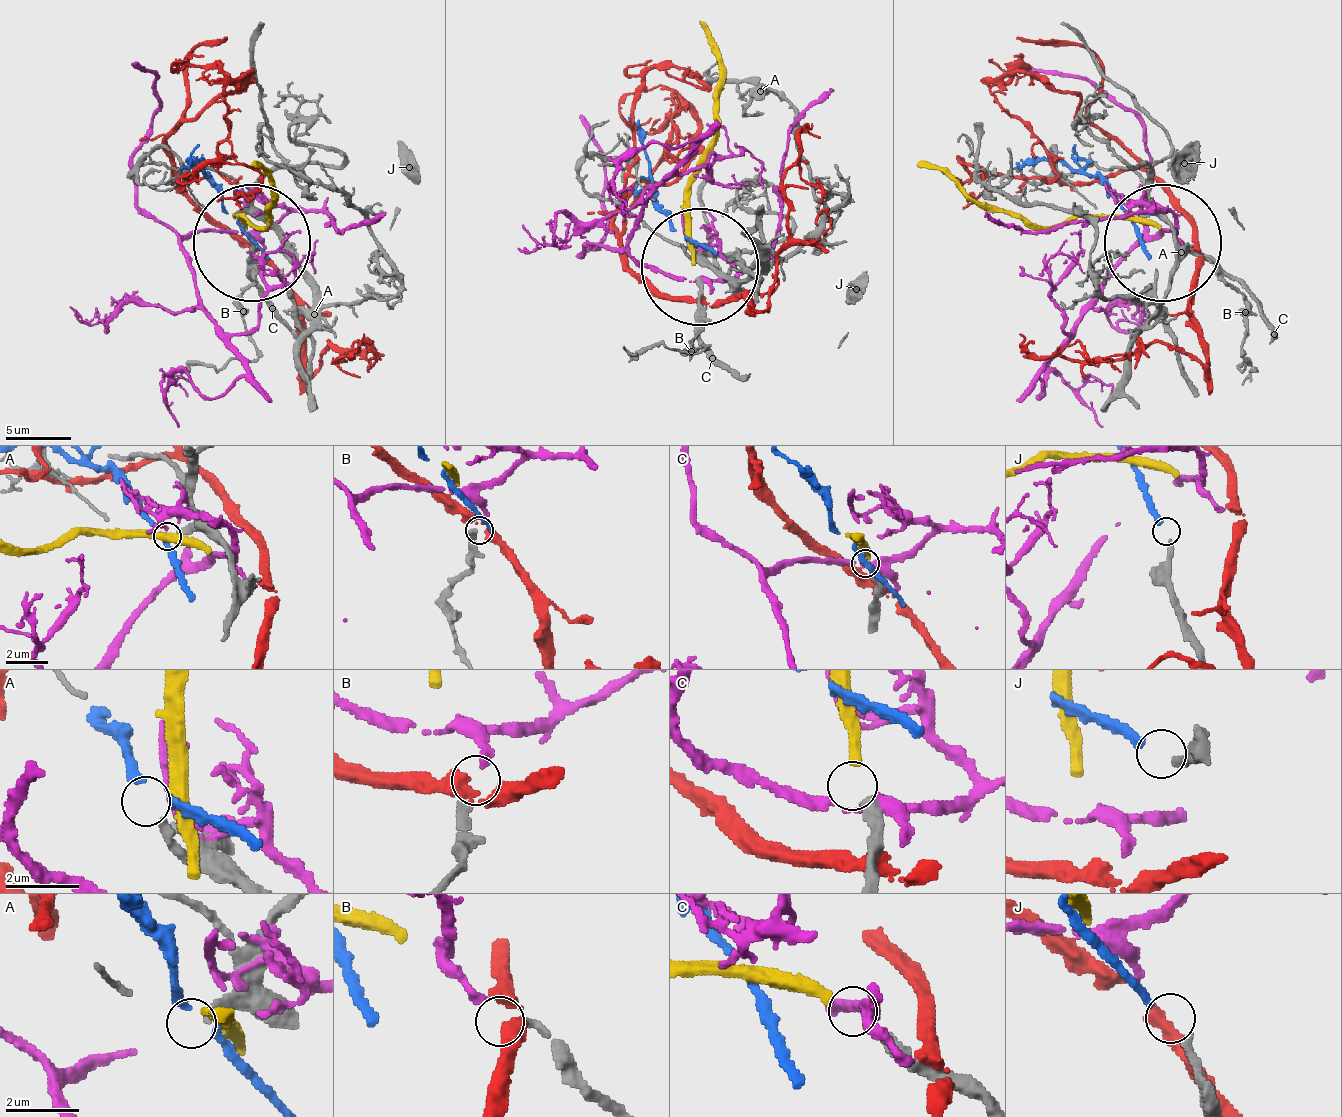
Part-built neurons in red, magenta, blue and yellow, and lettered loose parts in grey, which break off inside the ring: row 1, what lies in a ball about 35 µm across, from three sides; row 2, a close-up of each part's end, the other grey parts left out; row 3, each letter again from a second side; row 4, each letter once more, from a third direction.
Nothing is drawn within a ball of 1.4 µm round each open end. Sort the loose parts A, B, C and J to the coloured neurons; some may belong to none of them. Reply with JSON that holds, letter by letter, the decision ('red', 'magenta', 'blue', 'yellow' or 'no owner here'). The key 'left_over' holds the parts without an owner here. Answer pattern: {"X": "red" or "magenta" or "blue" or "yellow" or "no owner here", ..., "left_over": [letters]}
{"A": "no owner here", "B": "magenta", "C": "yellow", "J": "blue", "left_over": ["A"]}

